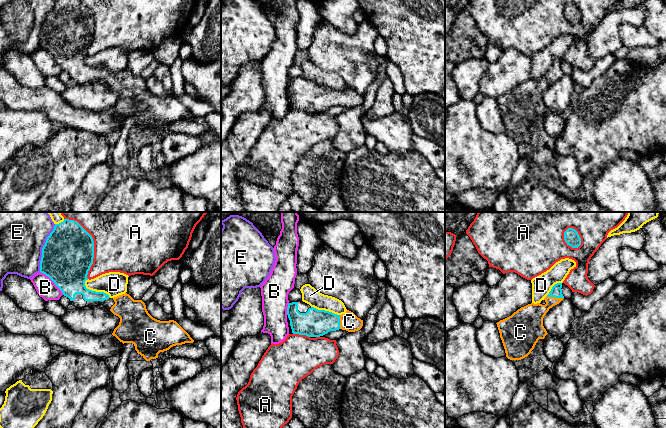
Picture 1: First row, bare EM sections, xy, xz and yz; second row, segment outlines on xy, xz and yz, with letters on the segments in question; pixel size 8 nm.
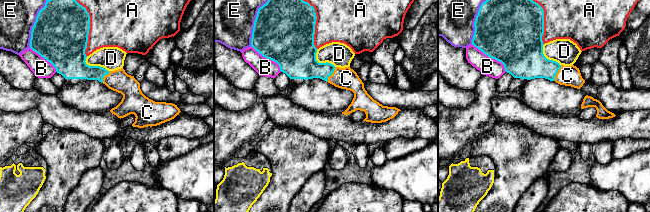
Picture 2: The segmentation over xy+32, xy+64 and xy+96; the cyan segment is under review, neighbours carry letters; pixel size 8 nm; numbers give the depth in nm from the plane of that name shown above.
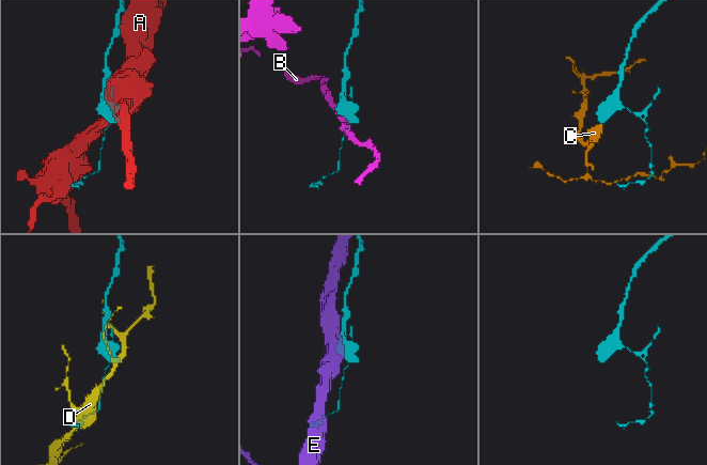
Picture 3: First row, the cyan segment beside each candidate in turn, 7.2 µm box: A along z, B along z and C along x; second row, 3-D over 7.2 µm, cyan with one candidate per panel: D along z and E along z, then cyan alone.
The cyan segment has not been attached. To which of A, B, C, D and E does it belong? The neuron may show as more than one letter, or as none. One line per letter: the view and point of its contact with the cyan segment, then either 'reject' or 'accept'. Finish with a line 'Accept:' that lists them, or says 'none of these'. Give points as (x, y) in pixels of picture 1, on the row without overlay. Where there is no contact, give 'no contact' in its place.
A: xy (93, 27) | reject
B: xy (53, 57) | reject
C: yz (555, 73) | accept
D: xy (95, 67) | reject
E: xy (42, 24) | reject
Accept: C

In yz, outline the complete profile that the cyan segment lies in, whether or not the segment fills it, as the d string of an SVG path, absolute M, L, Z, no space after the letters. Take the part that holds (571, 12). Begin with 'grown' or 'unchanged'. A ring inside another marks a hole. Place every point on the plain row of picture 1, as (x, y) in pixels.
unchanged; M568 4L564 8L564 16L567 21L571 22L572 24L578 24L581 21L581 14L578 8L573 4Z

